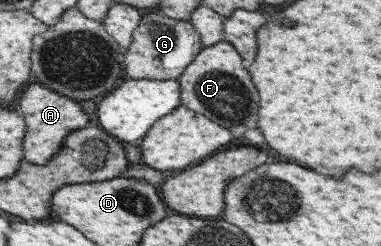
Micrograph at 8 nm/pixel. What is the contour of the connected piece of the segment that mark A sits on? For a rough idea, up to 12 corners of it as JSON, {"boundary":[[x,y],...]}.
{"boundary":[[38,81],[17,97],[23,159],[44,165],[86,113]]}

